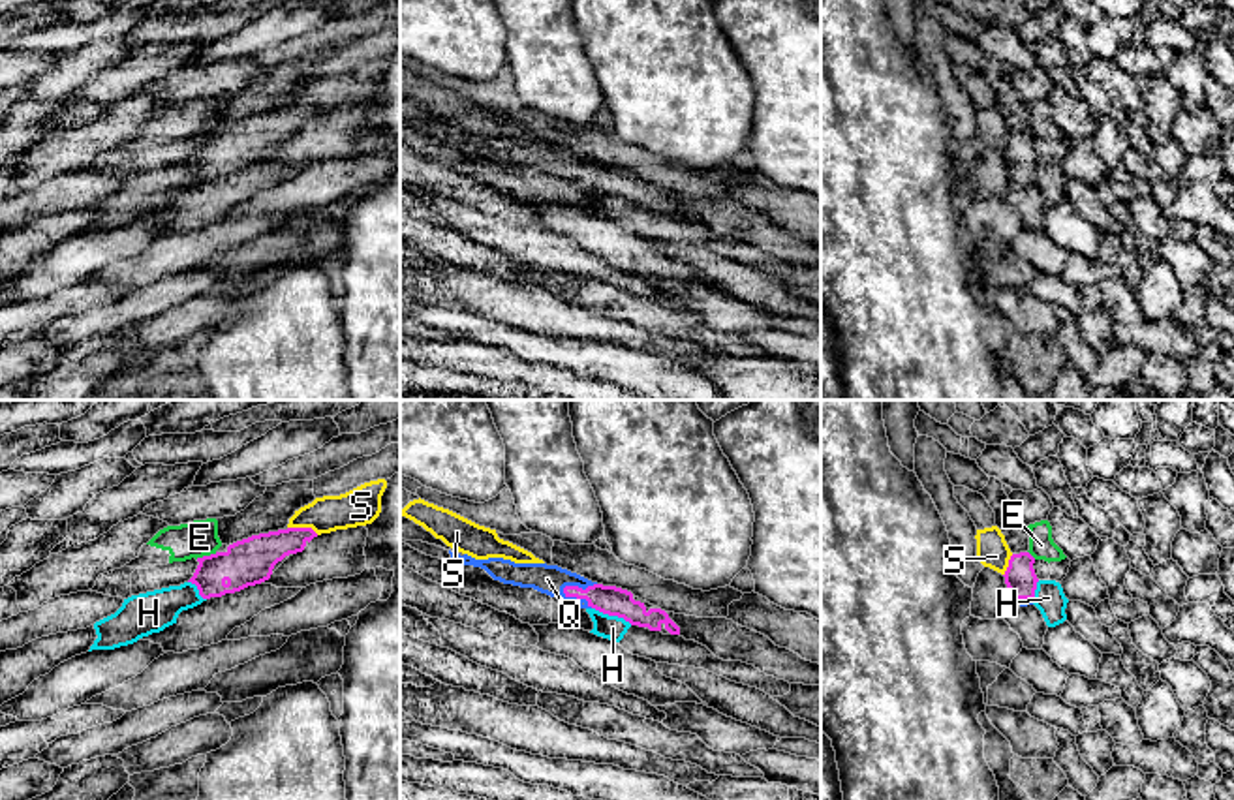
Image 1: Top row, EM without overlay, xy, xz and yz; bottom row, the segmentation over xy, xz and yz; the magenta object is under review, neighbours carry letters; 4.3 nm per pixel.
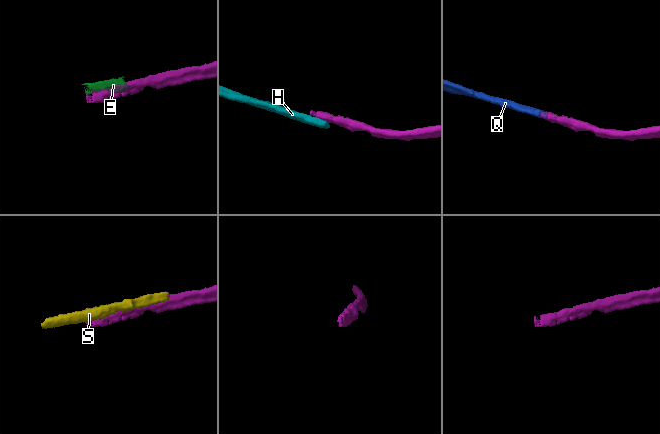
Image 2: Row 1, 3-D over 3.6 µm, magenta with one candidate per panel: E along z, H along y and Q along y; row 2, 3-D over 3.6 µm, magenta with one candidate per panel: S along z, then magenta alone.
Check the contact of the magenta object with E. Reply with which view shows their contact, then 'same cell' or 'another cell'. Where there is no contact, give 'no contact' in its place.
xy | another cell

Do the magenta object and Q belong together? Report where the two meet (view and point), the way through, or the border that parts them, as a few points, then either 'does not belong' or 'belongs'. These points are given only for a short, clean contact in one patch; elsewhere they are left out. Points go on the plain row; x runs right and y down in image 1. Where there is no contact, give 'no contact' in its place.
meets magenta in xz at (577, 166); runs through xz (609, 179), (585, 173), (577, 166), (547, 158); belongs

